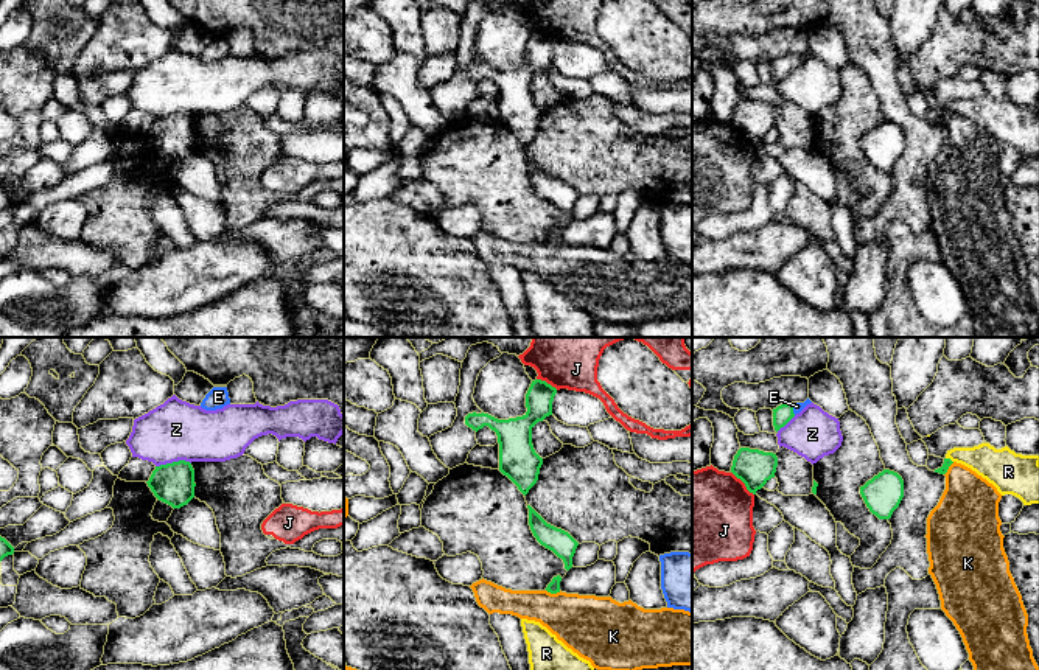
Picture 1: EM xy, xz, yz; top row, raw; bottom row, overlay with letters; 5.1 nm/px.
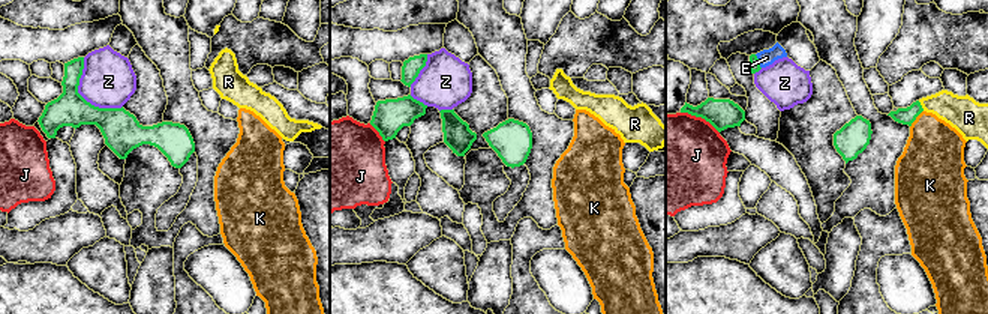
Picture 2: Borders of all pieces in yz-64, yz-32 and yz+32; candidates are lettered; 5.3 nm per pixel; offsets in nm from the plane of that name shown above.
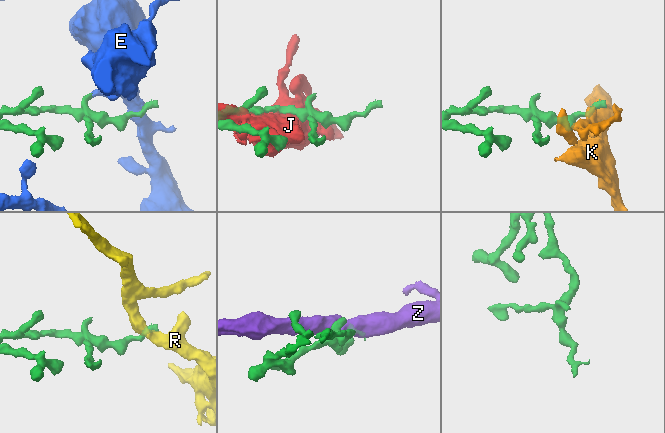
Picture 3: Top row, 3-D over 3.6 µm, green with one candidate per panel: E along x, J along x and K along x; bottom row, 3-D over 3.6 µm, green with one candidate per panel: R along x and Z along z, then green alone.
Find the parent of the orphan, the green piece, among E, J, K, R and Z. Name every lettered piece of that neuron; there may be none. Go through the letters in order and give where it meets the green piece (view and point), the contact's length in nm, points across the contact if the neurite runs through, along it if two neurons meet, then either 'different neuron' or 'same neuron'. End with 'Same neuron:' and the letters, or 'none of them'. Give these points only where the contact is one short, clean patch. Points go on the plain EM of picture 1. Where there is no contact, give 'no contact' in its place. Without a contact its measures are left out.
E: yz (792, 61) | 70 nm | across yz (783, 66), (792, 61), (797, 58) | same neuron
J: yz (744, 134) | 170 nm | different neuron
K: xz (554, 244) | 80 nm | along xz (546, 241), (551, 244), (560, 243) | different neuron
R: yz (949, 111) | 50 nm | along yz (946, 109), (952, 114) | different neuron
Z: xy (173, 114) | 190 nm | along xy (190, 114), (167, 114), (156, 118) | different neuron
Same neuron: E

